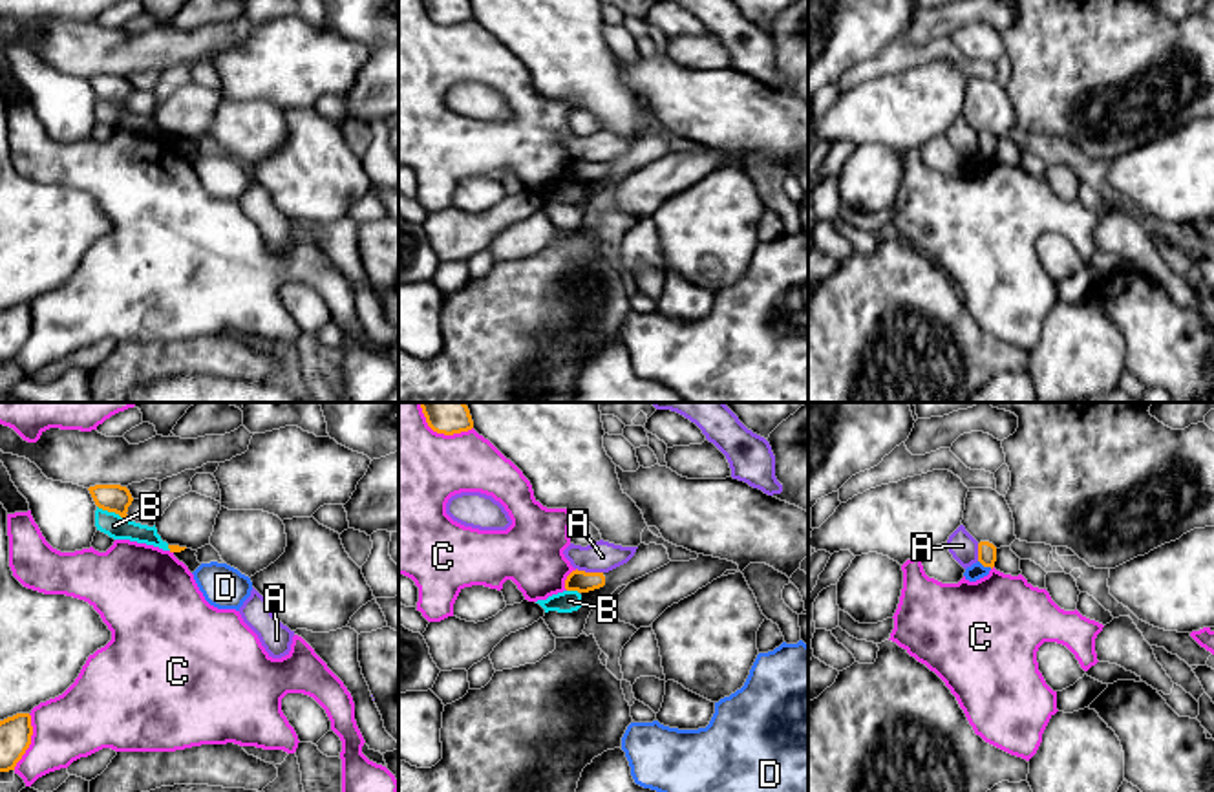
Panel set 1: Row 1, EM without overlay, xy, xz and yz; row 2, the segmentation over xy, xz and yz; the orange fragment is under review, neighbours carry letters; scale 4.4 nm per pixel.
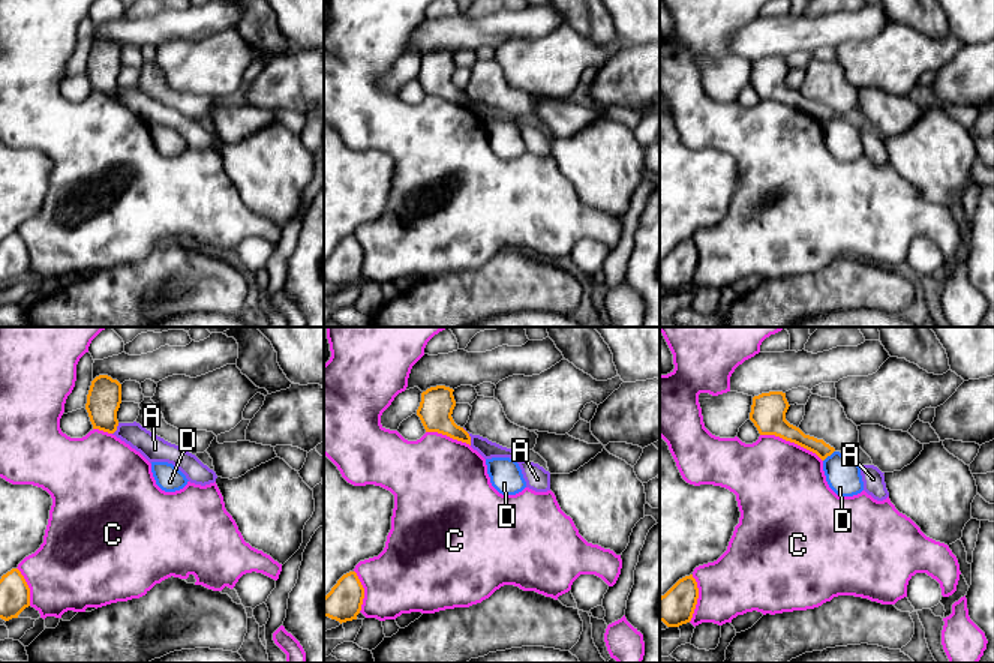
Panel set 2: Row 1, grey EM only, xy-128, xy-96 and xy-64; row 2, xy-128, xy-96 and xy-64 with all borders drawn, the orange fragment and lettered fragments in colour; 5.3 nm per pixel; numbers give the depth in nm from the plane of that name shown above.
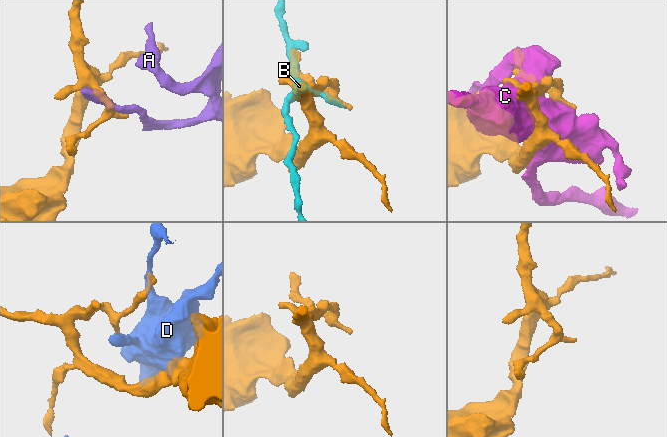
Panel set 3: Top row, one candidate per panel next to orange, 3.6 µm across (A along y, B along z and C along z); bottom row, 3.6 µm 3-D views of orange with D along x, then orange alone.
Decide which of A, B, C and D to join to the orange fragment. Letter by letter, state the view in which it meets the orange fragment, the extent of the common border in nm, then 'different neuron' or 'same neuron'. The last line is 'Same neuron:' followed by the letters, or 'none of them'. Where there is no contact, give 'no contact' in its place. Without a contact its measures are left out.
A: xz | 120 nm | different neuron
B: xy | 150 nm | different neuron
C: xy | 260 nm | different neuron
D: yz | 70 nm | different neuron
Same neuron: none of them

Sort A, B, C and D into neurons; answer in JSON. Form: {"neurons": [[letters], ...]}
{"neurons": [["A"], ["B"], ["C"], ["D"]]}

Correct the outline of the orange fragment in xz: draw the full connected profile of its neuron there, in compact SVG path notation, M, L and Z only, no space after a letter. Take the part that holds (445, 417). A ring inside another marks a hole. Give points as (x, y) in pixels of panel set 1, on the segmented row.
M421 402L428 426L444 435L474 428L470 410L464 402Z

